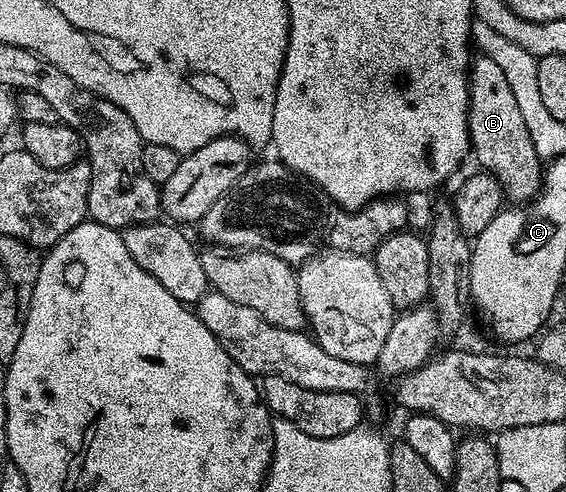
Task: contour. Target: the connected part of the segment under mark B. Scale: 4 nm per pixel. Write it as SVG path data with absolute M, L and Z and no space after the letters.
M478 54L469 68L469 145L482 172L496 177L510 204L524 205L541 192L543 161L532 145L518 102L503 69L489 56Z

